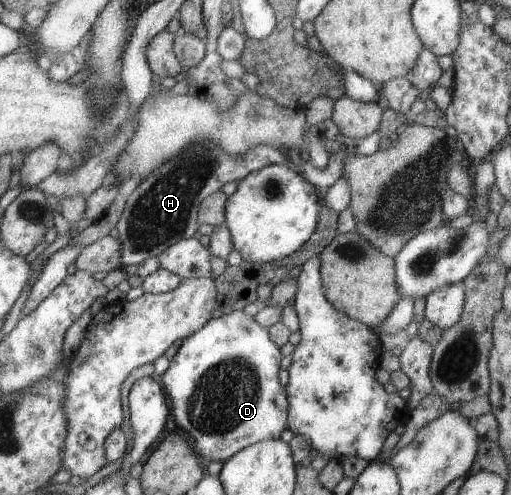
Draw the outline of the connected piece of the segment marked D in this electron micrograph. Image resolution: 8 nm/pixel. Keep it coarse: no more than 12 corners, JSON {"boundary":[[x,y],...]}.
{"boundary":[[212,317],[161,374],[203,462],[278,439],[279,346]]}

